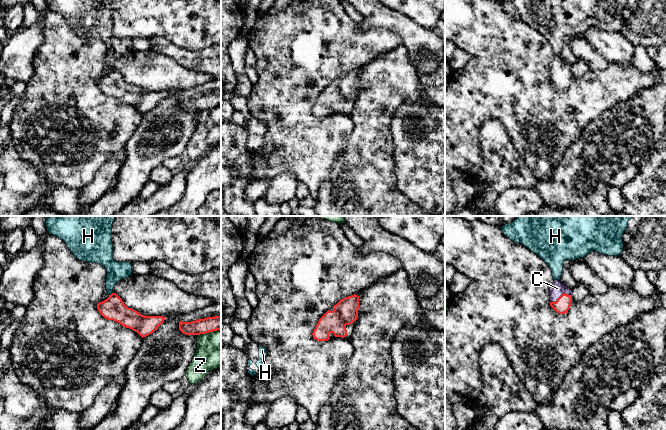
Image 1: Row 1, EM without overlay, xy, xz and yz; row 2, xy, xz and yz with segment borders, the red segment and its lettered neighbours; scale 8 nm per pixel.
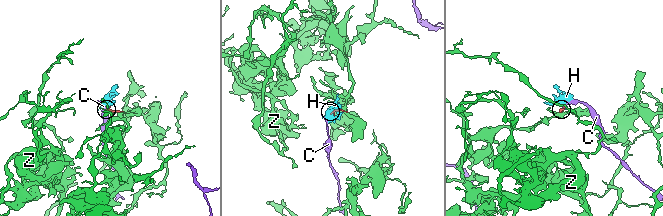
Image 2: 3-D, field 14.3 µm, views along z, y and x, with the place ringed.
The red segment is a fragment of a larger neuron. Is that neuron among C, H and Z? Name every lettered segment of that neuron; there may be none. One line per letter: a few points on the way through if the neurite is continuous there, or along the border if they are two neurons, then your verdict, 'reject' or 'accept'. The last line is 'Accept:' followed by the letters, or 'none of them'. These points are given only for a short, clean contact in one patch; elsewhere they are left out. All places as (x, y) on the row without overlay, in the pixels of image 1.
C: way yz (562, 81), (561, 71), (557, 64); accept
H: border xy (113, 68), (109, 71); reject
Z: reject
Accept: C

